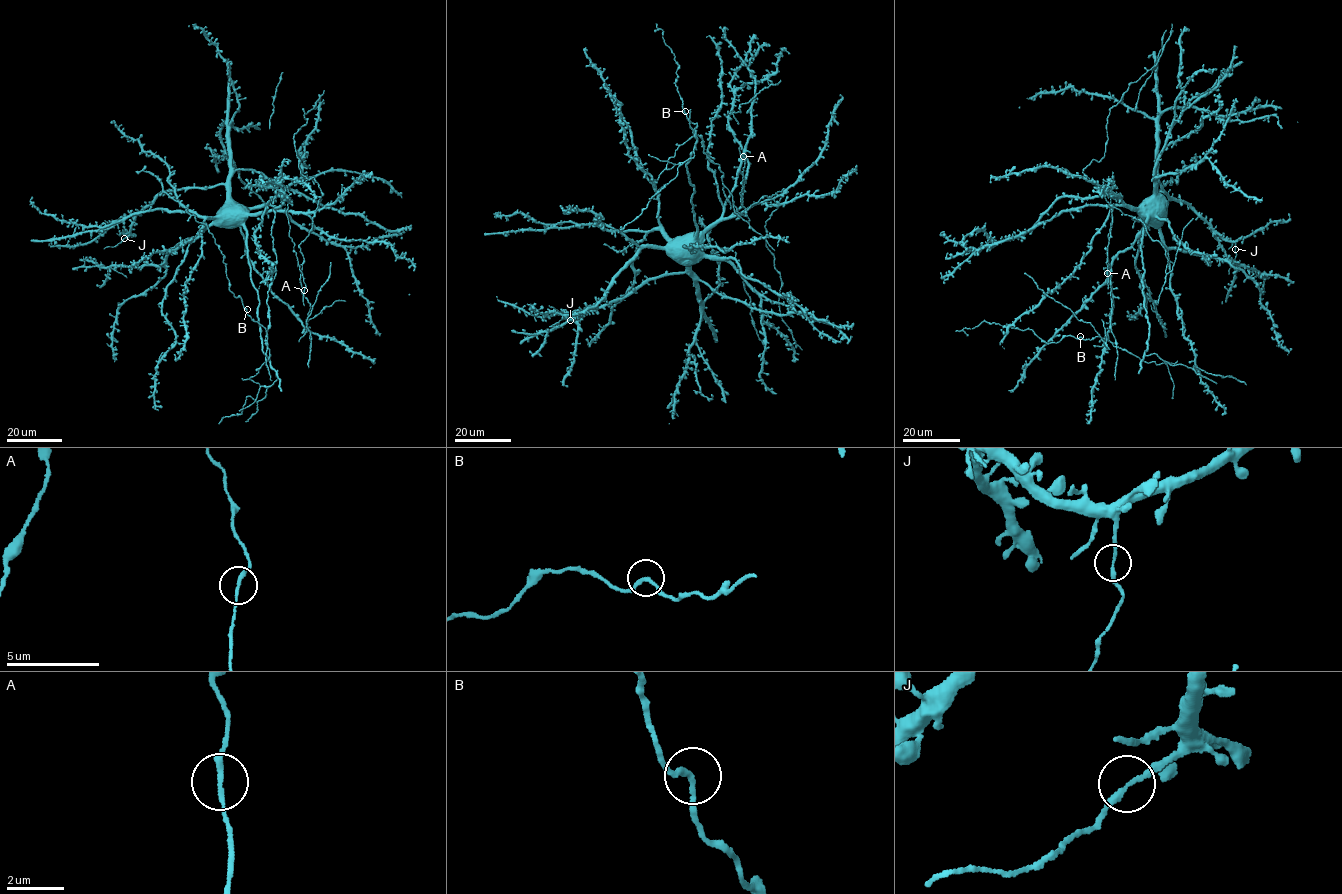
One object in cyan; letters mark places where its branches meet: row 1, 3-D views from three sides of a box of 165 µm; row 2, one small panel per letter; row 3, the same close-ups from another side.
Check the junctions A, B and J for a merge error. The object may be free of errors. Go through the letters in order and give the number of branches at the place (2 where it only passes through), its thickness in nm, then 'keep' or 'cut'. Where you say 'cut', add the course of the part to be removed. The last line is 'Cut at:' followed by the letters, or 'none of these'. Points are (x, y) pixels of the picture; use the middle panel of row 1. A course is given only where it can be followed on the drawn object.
A: 2 | 180 nm | keep
B: 2 | 180 nm | keep
J: 2 | 190 nm | cut | (570, 320), (549, 305)
Cut at: J

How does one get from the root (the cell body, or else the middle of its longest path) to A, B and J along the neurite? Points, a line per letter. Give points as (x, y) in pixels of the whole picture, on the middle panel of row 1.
A: (687, 243), (684, 236), (705, 231), (742, 207), (745, 209), (739, 193), (743, 187), (743, 156)
B: (687, 243), (696, 230), (685, 164), (694, 148), (693, 157), (666, 169), (697, 126), (685, 111)
J: (687, 243), (690, 263), (684, 272), (646, 279), (628, 294), (581, 315), (578, 321), (570, 320)

